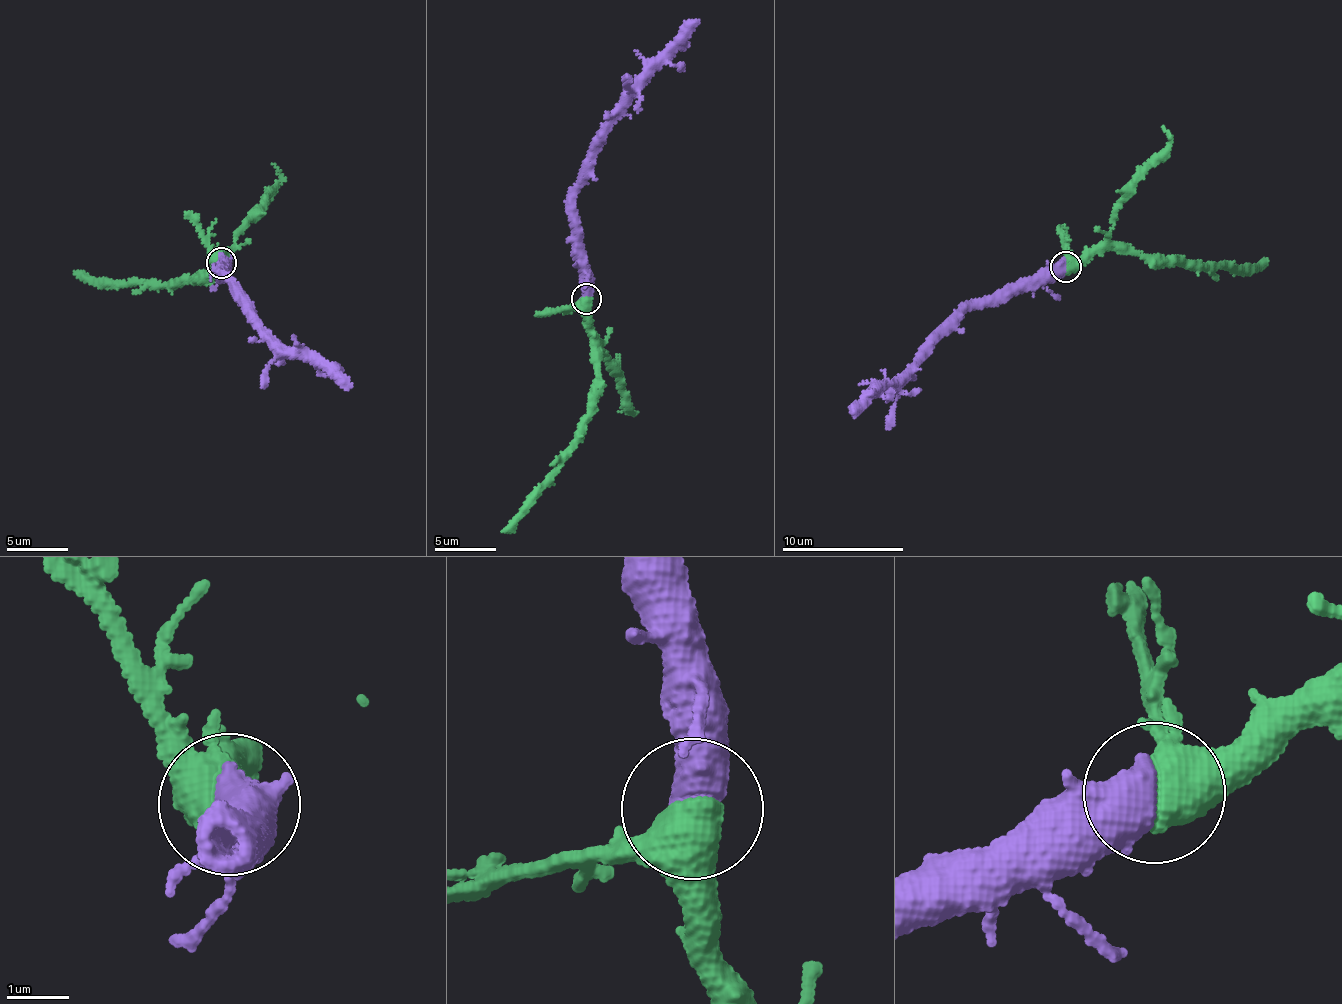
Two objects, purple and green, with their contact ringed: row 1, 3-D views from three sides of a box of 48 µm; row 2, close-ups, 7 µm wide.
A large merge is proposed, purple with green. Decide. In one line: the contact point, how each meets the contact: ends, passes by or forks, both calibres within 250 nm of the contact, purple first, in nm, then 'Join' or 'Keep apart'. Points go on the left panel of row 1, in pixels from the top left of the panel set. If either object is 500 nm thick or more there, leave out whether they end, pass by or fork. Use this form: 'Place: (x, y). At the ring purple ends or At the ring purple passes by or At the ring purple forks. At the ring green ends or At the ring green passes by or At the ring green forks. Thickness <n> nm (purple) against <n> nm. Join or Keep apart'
Place: (221, 262). Thickness 650 nm (purple) against 500 nm. Join

